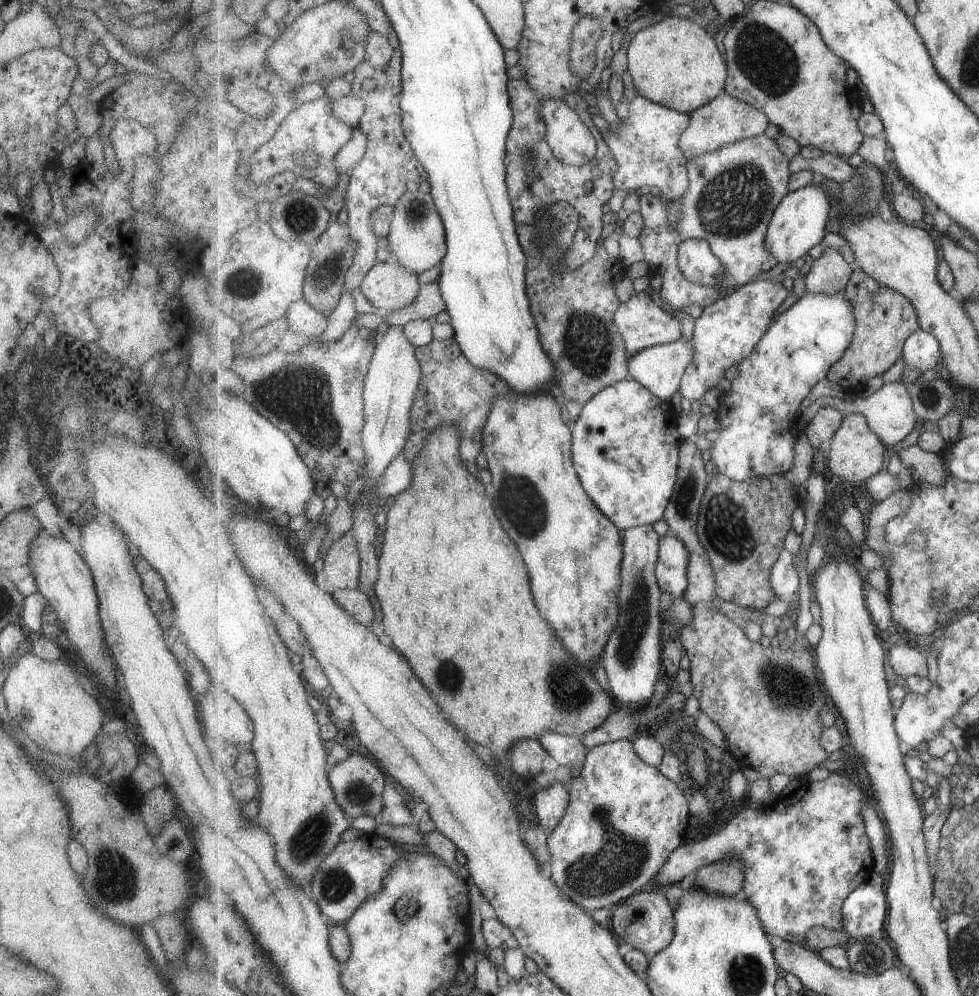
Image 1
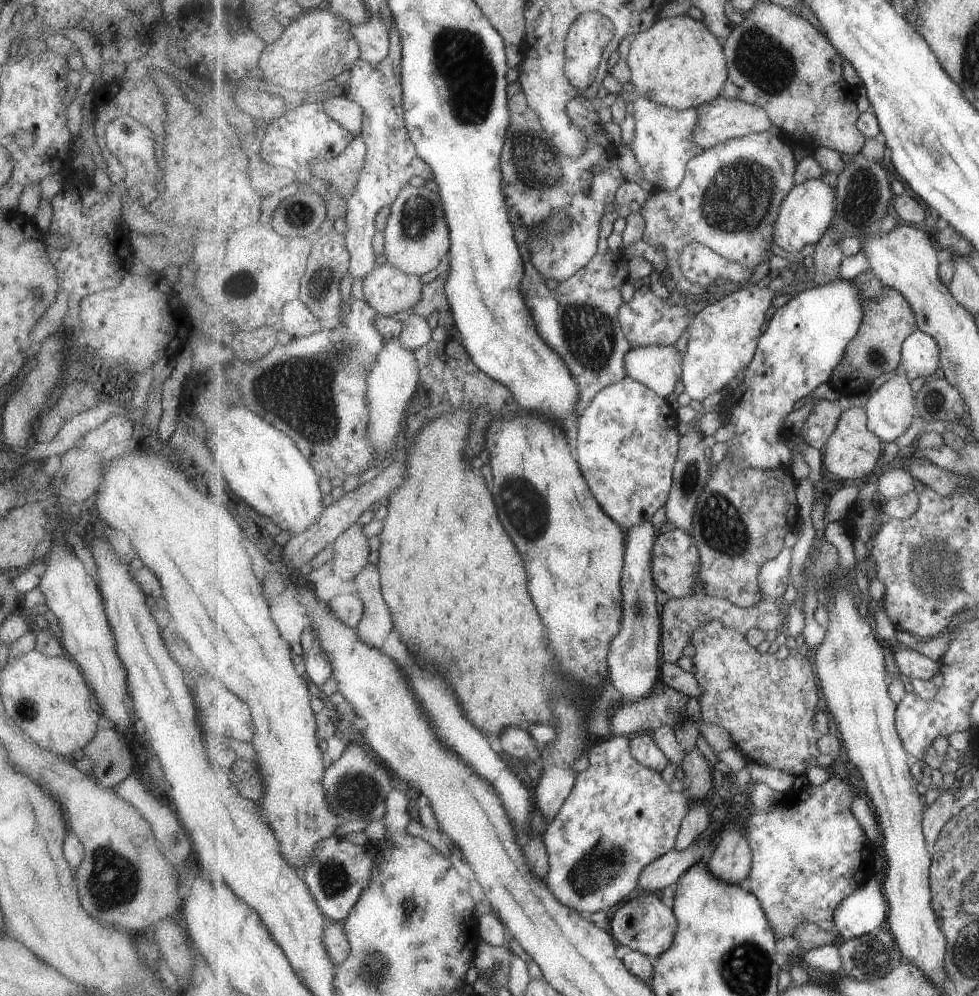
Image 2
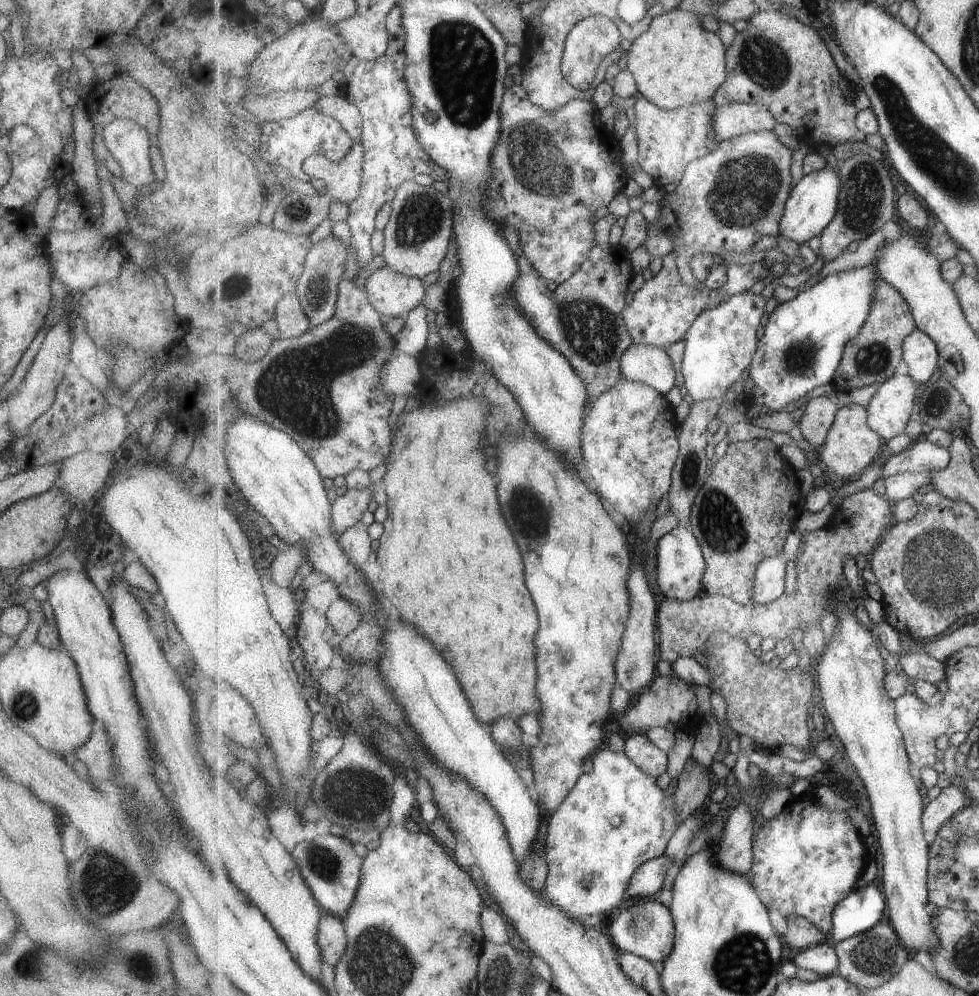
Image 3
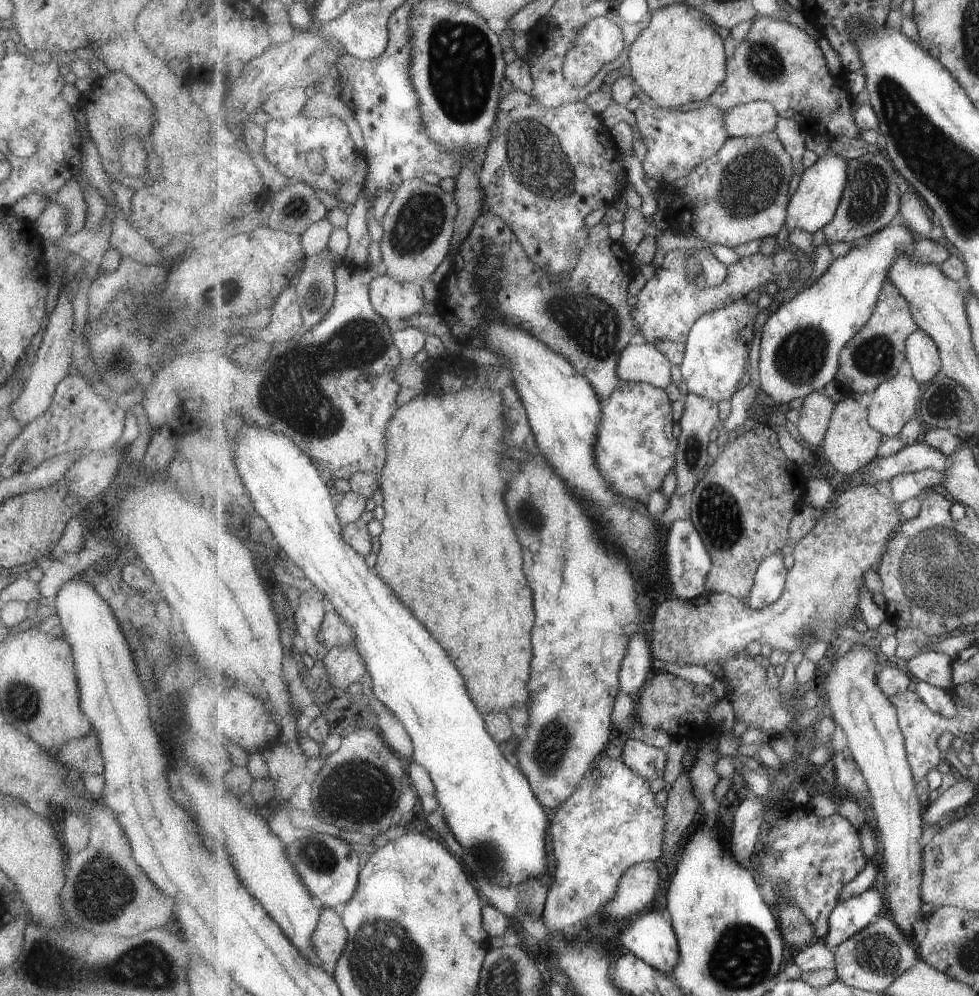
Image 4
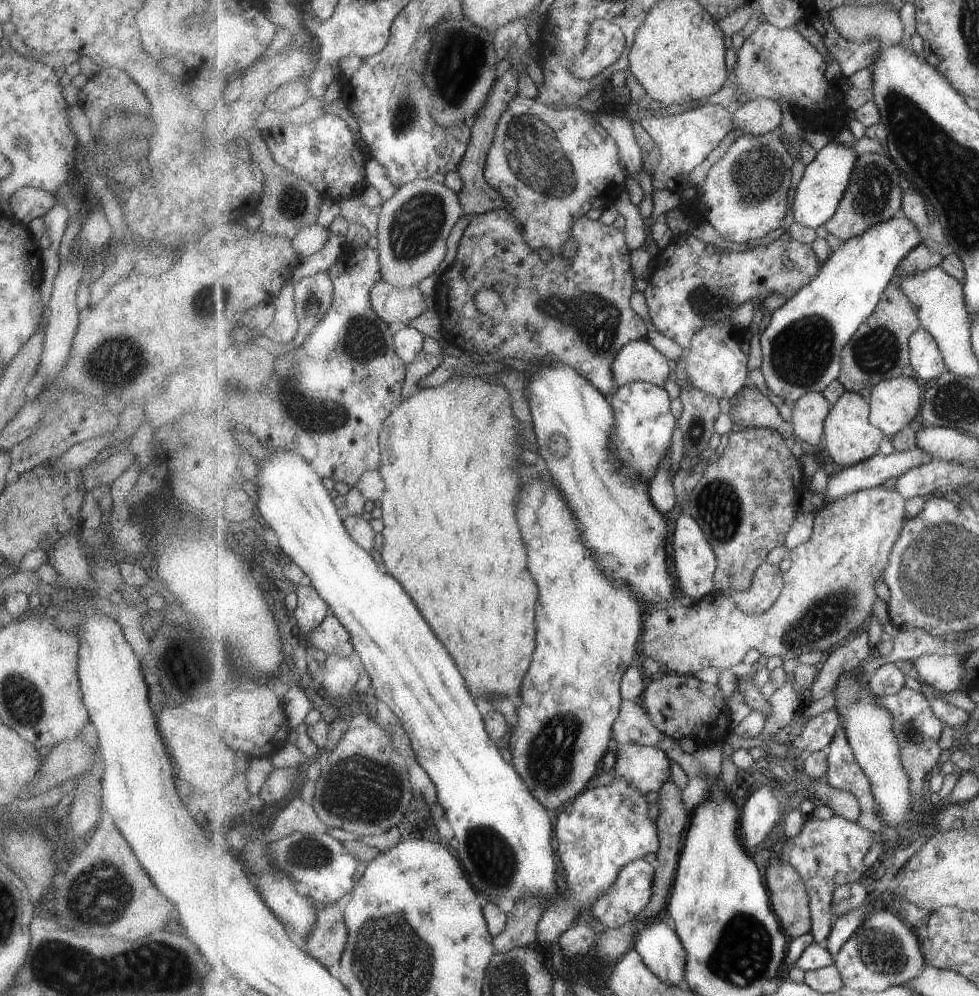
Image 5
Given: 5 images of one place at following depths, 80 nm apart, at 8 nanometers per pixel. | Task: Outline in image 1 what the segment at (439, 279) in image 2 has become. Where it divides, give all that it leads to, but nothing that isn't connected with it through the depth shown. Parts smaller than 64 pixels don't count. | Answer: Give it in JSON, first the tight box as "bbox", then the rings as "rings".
{"bbox":[384,278,448,327],"rings":[[[439,278],[431,284],[421,286],[420,294],[413,304],[395,312],[384,313],[384,322],[389,327],[398,325],[405,327],[411,320],[435,317],[443,310],[448,311],[447,304],[442,296]]]}

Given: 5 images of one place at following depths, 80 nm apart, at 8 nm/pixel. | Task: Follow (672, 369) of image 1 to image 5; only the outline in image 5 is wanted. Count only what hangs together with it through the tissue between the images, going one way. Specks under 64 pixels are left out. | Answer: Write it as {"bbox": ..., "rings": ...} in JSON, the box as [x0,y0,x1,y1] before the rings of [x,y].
{"bbox":[612,338,671,387],"rings":[[[646,338],[628,342],[612,364],[617,387],[643,381],[663,387],[671,379],[669,359],[663,356]]]}

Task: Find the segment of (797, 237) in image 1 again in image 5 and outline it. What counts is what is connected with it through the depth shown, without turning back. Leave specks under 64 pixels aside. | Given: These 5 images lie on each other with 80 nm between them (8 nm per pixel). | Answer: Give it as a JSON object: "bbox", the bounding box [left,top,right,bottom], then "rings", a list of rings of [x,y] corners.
{"bbox":[792,140,858,229],"rings":[[[832,140],[816,153],[815,158],[805,166],[801,182],[796,190],[792,206],[795,222],[813,229],[825,224],[836,212],[841,200],[848,192],[853,170],[858,161],[853,148]]]}

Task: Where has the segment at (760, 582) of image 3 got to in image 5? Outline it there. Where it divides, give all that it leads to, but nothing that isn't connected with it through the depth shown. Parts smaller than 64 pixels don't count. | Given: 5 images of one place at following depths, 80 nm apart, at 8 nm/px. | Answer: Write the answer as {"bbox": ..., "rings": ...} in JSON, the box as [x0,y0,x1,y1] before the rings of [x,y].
{"bbox":[725,562,785,615],"rings":[[[764,562],[754,574],[752,585],[747,590],[727,589],[725,594],[733,599],[733,602],[748,615],[762,615],[770,609],[780,597],[785,586],[784,571],[778,565]]]}

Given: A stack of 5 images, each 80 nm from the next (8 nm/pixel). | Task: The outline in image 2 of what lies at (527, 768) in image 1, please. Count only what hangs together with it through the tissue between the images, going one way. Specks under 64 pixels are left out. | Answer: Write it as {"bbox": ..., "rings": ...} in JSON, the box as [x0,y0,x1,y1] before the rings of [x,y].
{"bbox":[496,726,541,763],"rings":[[[511,726],[505,729],[496,739],[500,750],[515,756],[521,763],[533,762],[535,758],[541,758],[541,749],[534,743],[534,738],[527,728]]]}

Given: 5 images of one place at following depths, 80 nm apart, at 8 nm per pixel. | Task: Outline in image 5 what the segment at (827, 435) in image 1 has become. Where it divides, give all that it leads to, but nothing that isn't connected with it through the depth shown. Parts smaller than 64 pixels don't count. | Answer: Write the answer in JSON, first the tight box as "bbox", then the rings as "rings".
{"bbox":[791,390,832,445],"rings":[[[810,390],[804,394],[791,408],[795,438],[811,445],[821,444],[824,422],[832,408],[822,393]]]}

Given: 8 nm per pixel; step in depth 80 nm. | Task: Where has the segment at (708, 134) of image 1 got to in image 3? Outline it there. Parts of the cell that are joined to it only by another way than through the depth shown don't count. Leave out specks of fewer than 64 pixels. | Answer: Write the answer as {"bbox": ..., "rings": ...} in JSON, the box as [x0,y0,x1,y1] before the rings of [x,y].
{"bbox":[714,103,777,142],"rings":[[[733,103],[717,107],[714,117],[720,142],[742,134],[774,130],[777,123],[772,110],[757,103]]]}

